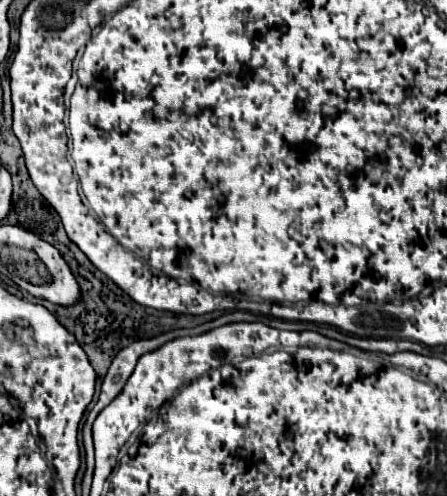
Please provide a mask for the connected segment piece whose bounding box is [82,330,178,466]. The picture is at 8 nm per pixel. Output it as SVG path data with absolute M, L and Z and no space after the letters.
M174 330L174 332L160 334L160 336L156 336L156 338L136 340L136 342L132 342L130 346L126 346L126 348L122 348L122 350L118 352L118 356L114 358L114 362L112 362L112 366L110 366L110 370L108 370L104 382L102 382L100 398L98 398L96 406L92 408L92 412L88 414L86 424L84 424L84 430L82 430L82 432L84 432L84 448L86 448L86 462L88 462L88 466L92 466L92 456L94 456L94 452L92 452L92 440L90 440L90 438L92 438L90 428L92 428L94 418L98 416L98 412L100 412L106 404L110 404L110 402L122 392L126 380L128 380L130 374L134 372L134 366L136 366L136 362L138 362L138 358L140 358L142 354L160 348L162 344L166 344L168 340L174 340L176 336L178 336L178 332Z

